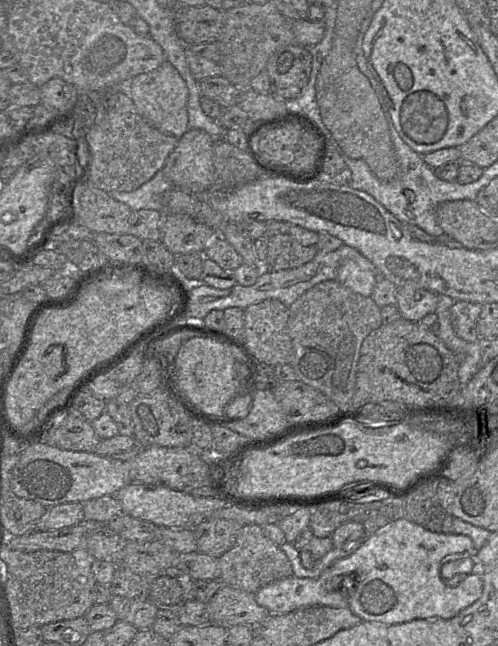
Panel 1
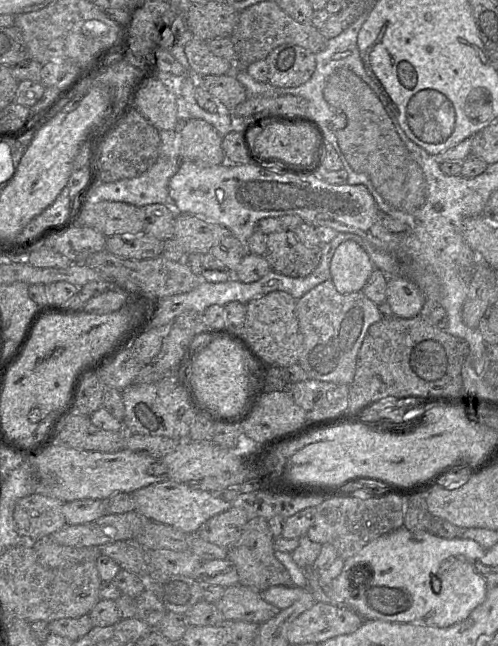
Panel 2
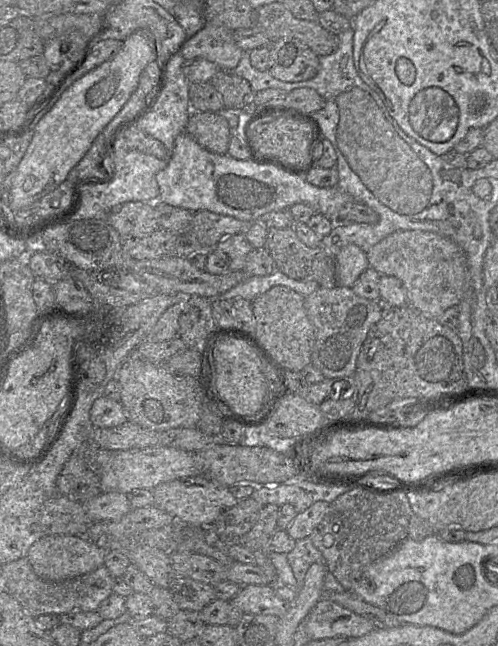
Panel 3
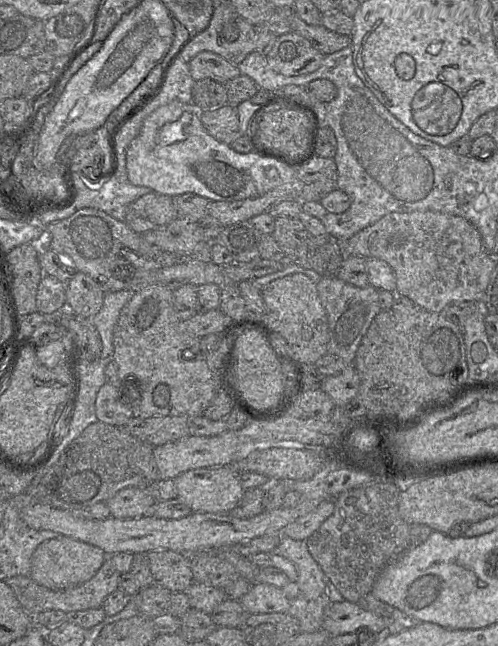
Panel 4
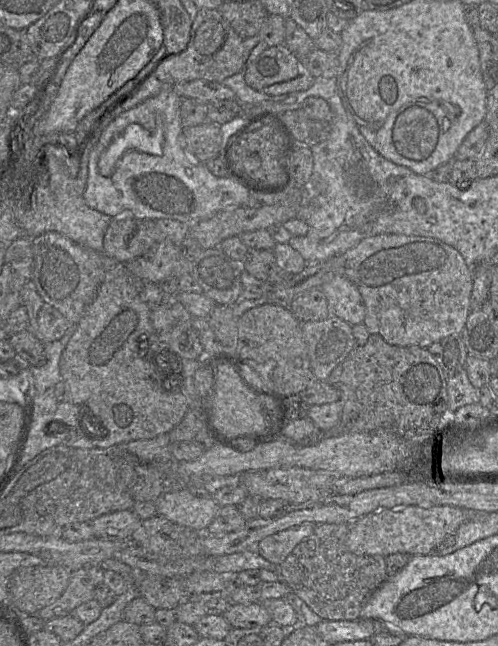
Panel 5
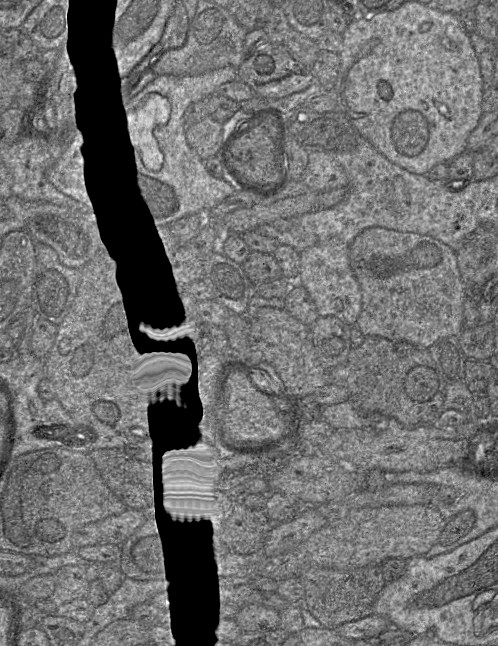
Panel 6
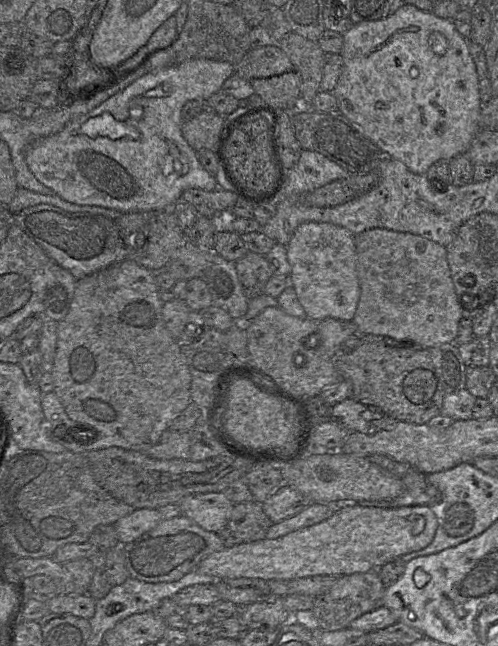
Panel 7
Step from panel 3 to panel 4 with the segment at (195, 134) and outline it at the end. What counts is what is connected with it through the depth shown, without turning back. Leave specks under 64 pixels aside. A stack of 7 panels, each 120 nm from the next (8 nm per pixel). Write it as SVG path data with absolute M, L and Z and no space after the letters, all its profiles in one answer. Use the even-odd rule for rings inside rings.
M225 105L214 110L200 111L200 121L205 131L219 142L230 145L241 137L236 107Z

